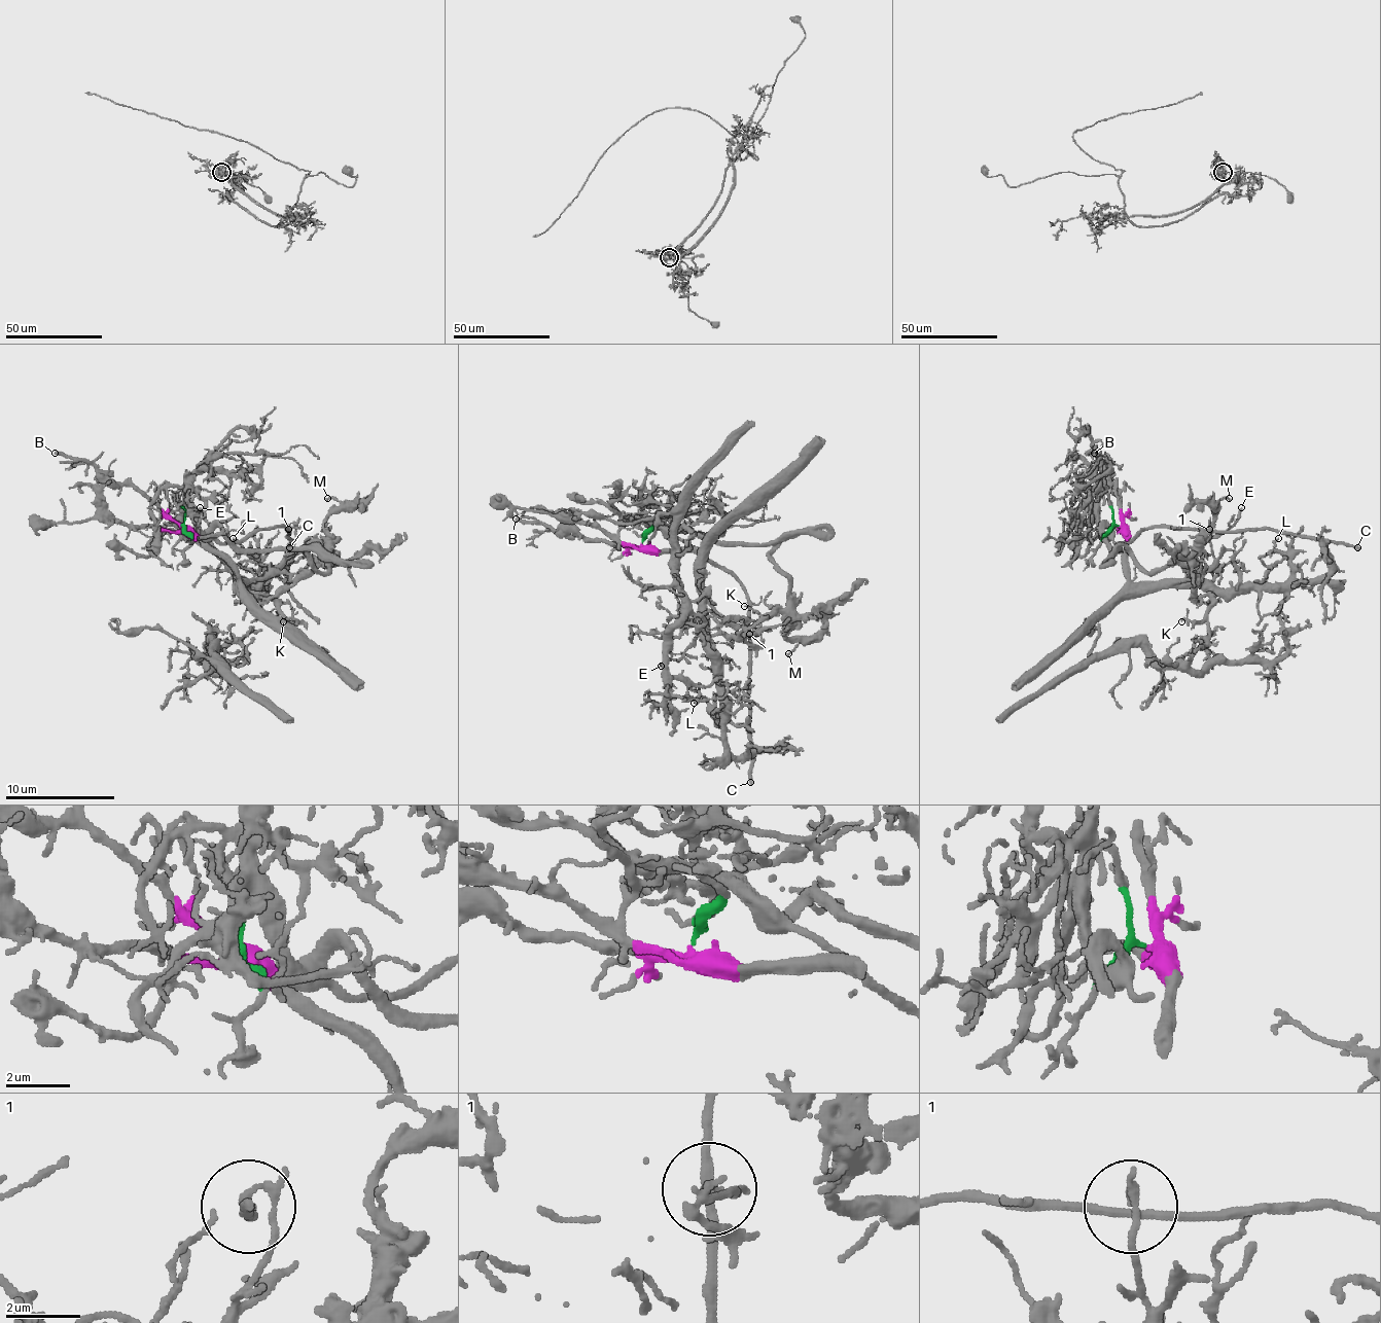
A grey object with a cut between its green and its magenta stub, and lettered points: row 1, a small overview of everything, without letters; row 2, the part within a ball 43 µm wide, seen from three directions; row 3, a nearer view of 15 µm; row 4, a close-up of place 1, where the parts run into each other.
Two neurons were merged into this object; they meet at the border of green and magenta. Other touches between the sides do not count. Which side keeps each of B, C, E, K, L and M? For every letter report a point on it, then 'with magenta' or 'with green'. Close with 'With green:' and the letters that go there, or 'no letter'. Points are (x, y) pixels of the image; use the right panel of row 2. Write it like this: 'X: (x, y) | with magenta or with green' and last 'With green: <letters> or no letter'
B: (1094, 453) | with magenta
C: (1357, 547) | with green
E: (1241, 507) | with magenta
K: (1181, 621) | with magenta
L: (1278, 538) | with magenta
M: (1229, 498) | with green
With green: C, M

